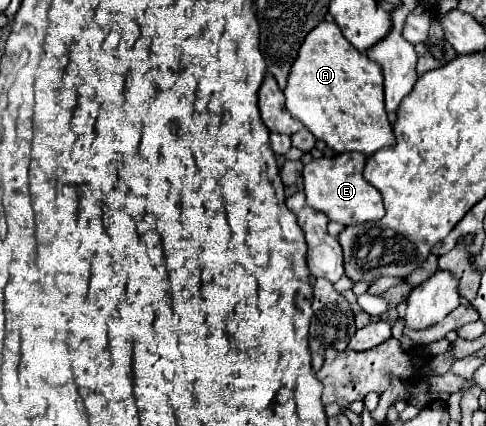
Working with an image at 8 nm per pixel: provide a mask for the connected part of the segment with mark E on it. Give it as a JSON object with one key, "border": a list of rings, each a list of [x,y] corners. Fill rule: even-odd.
{"border":[[[340,153],[336,157],[320,157],[310,161],[302,171],[308,205],[322,211],[330,221],[342,225],[378,221],[384,215],[384,203],[380,191],[362,177],[364,165],[366,155],[362,153]]]}

